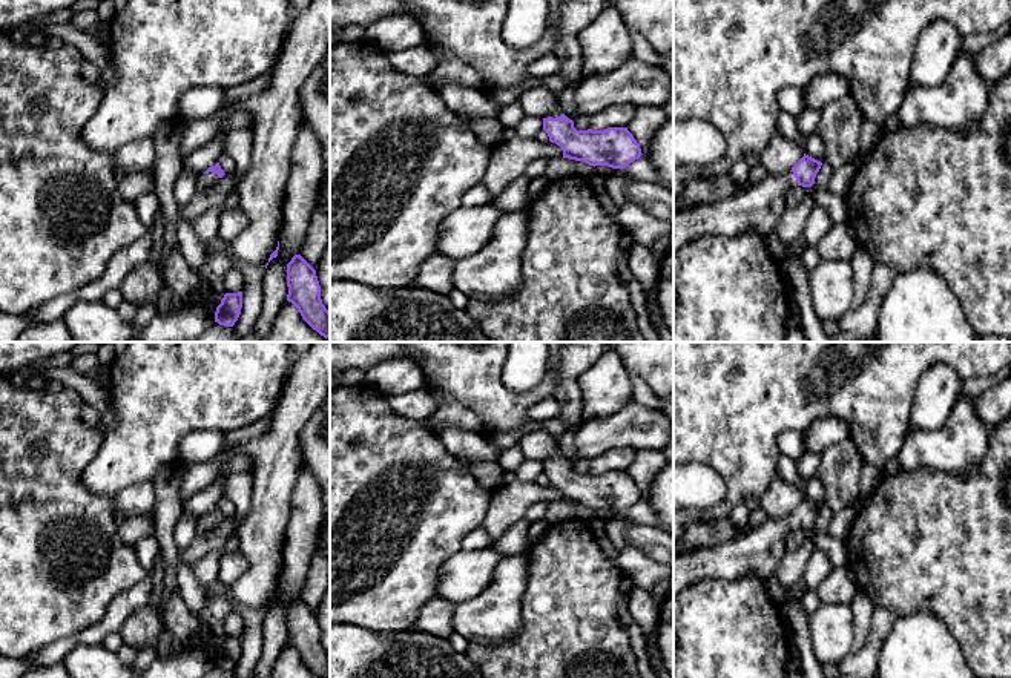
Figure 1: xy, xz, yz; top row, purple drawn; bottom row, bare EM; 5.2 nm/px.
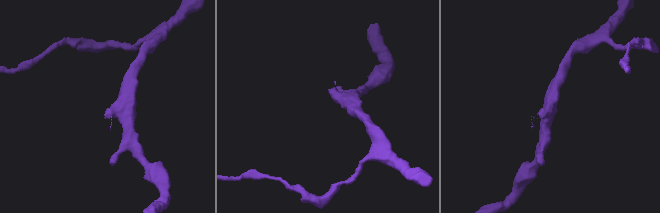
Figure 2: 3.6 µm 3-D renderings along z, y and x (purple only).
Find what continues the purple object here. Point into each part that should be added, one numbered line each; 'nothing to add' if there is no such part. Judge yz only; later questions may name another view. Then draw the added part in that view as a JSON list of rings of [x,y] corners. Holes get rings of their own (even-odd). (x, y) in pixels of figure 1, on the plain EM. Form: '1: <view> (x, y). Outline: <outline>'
1: yz (758, 552). Outline: [[[793,515],[767,518],[732,540],[673,557],[673,600],[690,584],[704,580],[738,581],[746,575],[770,578],[787,552],[787,537],[796,531]]]

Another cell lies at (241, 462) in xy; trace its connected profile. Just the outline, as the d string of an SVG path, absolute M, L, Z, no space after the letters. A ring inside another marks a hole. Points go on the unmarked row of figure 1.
M242 453L224 460L219 474L232 476L235 472L253 471L253 466L255 466L253 459Z

